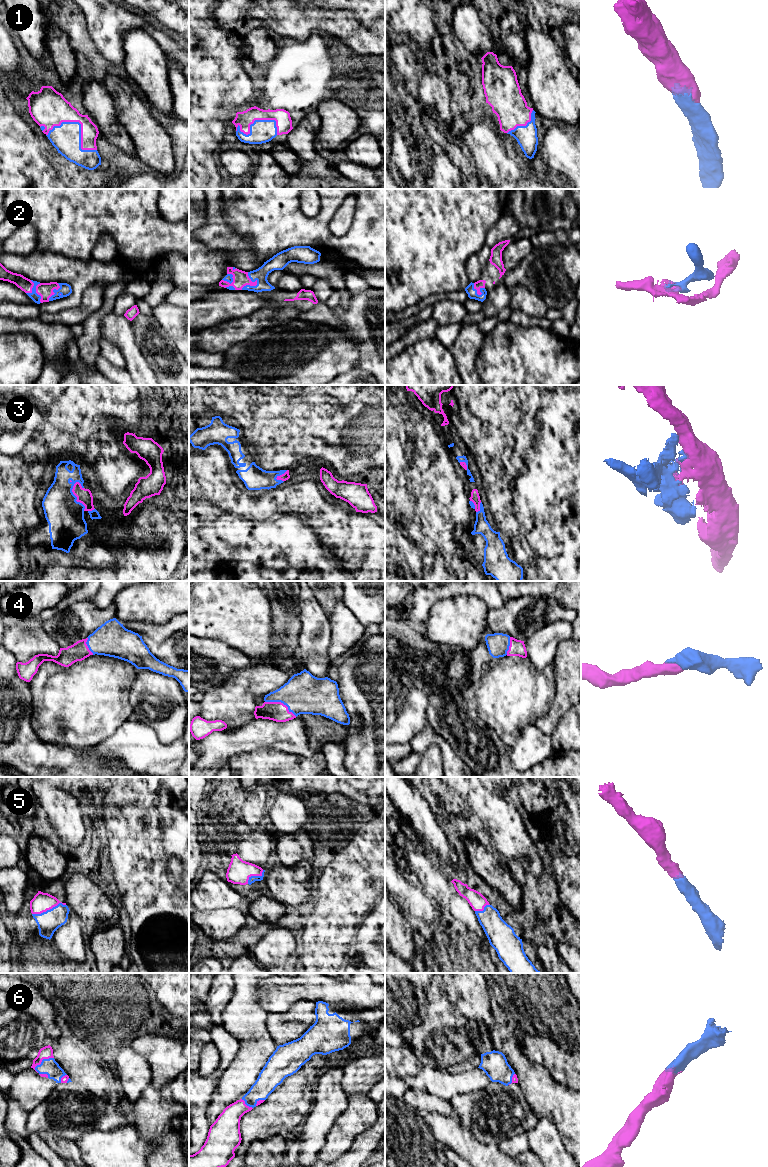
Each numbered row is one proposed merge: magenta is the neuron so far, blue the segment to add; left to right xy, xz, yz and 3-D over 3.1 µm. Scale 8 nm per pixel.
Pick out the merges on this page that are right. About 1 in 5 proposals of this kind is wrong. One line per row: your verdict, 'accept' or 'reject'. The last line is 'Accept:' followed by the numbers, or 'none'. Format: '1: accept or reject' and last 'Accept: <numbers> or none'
1: accept
2: accept
3: accept
4: accept
5: accept
6: accept
Accept: 1, 2, 3, 4, 5, 6

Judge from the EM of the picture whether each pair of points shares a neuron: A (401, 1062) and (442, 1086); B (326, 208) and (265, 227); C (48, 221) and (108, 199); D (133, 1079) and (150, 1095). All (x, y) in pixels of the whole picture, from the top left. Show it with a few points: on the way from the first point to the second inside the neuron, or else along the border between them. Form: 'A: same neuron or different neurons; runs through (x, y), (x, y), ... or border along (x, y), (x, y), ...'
A: different neurons; border along (419, 1063), (418, 1070), (414, 1075), (402, 1077)
B: same neuron; runs through (314, 224), (311, 227), (281, 227)
C: same neuron; runs through (63, 217), (67, 213), (84, 209), (93, 200)
D: different neurons; border along (151, 1082), (133, 1102)

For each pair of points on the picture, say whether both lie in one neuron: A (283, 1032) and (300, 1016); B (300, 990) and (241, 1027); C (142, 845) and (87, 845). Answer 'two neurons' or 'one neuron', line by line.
A: one neuron
B: two neurons
C: two neurons

